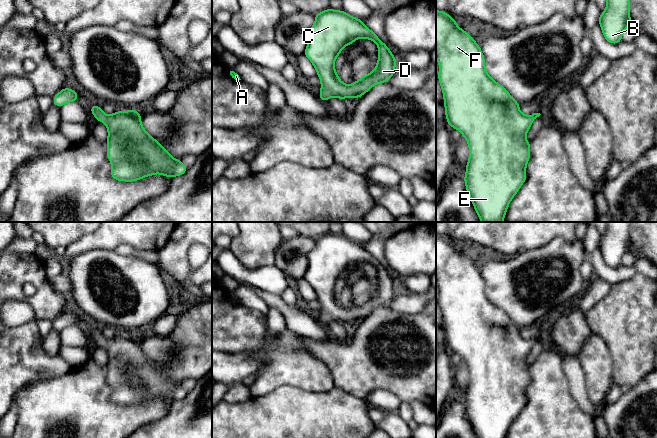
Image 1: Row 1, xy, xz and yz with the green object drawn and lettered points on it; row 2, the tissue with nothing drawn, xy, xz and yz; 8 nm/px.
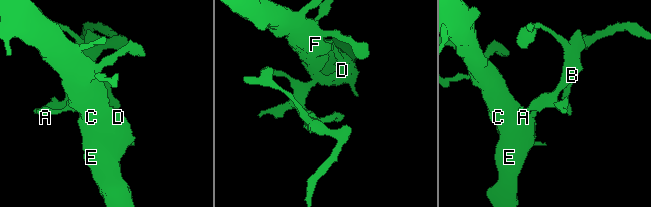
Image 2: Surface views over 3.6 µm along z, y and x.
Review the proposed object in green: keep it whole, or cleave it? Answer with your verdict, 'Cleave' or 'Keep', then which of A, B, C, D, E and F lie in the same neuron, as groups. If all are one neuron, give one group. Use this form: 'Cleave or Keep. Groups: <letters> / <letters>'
Keep. Groups: A B C D E F

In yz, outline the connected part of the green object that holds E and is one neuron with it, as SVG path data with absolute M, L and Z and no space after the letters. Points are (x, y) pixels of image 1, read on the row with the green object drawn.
M436 10L436 59L439 63L438 81L442 87L446 120L451 128L460 131L462 136L467 140L469 146L469 160L466 164L466 174L463 177L466 185L466 190L471 202L479 216L481 222L504 222L504 216L507 212L508 206L512 198L517 194L523 183L526 181L526 165L530 160L530 144L525 136L531 128L533 120L539 117L540 113L533 113L524 115L521 113L520 104L509 94L509 92L494 79L492 79L485 68L485 58L480 49L480 45L463 29L459 28L455 19L453 19L447 12Z

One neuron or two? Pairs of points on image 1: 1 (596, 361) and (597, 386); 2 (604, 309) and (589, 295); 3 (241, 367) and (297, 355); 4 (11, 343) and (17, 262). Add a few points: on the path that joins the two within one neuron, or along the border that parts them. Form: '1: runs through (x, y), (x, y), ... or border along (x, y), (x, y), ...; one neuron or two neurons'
1: runs through (597, 367), (597, 380); one neuron
2: border along (612, 284), (611, 290), (584, 313); two neurons
3: border along (243, 351), (255, 351), (264, 362), (255, 373); two neurons
4: runs through (32, 324), (38, 316), (38, 292), (29, 283); one neuron

